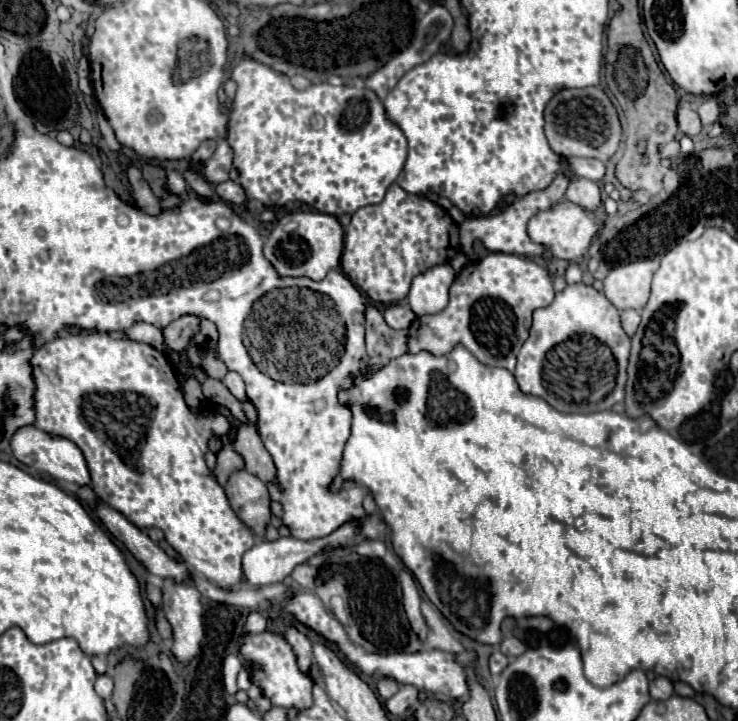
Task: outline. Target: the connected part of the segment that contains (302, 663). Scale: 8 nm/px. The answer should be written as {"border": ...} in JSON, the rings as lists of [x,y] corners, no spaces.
{"border":[[[289,628],[285,638],[287,638],[287,642],[291,644],[291,648],[293,648],[295,656],[297,656],[299,670],[309,674],[311,668],[313,668],[313,646],[311,646],[309,638],[305,634],[301,634],[297,628]]]}

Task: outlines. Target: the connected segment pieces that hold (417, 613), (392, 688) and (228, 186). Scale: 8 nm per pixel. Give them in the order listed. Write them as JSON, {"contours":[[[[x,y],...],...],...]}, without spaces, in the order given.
{"contours":[[[[407,570],[401,572],[401,586],[403,586],[403,606],[405,606],[405,612],[407,612],[409,624],[411,624],[413,632],[421,640],[425,640],[427,624],[425,624],[423,614],[421,614],[421,596],[419,596],[419,590],[415,586],[411,572],[407,572]]],[[[379,678],[377,690],[379,690],[379,696],[381,696],[383,700],[389,700],[389,698],[397,692],[397,684],[395,684],[395,680],[391,680],[391,678]]],[[[227,180],[227,182],[219,184],[215,190],[221,196],[221,200],[225,200],[225,202],[231,202],[231,204],[245,204],[247,202],[247,194],[239,182]]]]}

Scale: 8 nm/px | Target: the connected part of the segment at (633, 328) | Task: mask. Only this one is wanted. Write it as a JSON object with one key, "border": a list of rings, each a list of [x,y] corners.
{"border":[[[623,310],[621,312],[621,324],[629,336],[633,336],[641,324],[641,312],[639,310]]]}

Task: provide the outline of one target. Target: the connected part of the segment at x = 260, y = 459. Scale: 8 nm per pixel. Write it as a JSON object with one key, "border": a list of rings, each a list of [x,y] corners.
{"border":[[[235,420],[235,438],[231,442],[233,450],[245,460],[245,470],[263,482],[271,482],[275,476],[275,466],[271,460],[271,454],[265,450],[257,428]]]}

